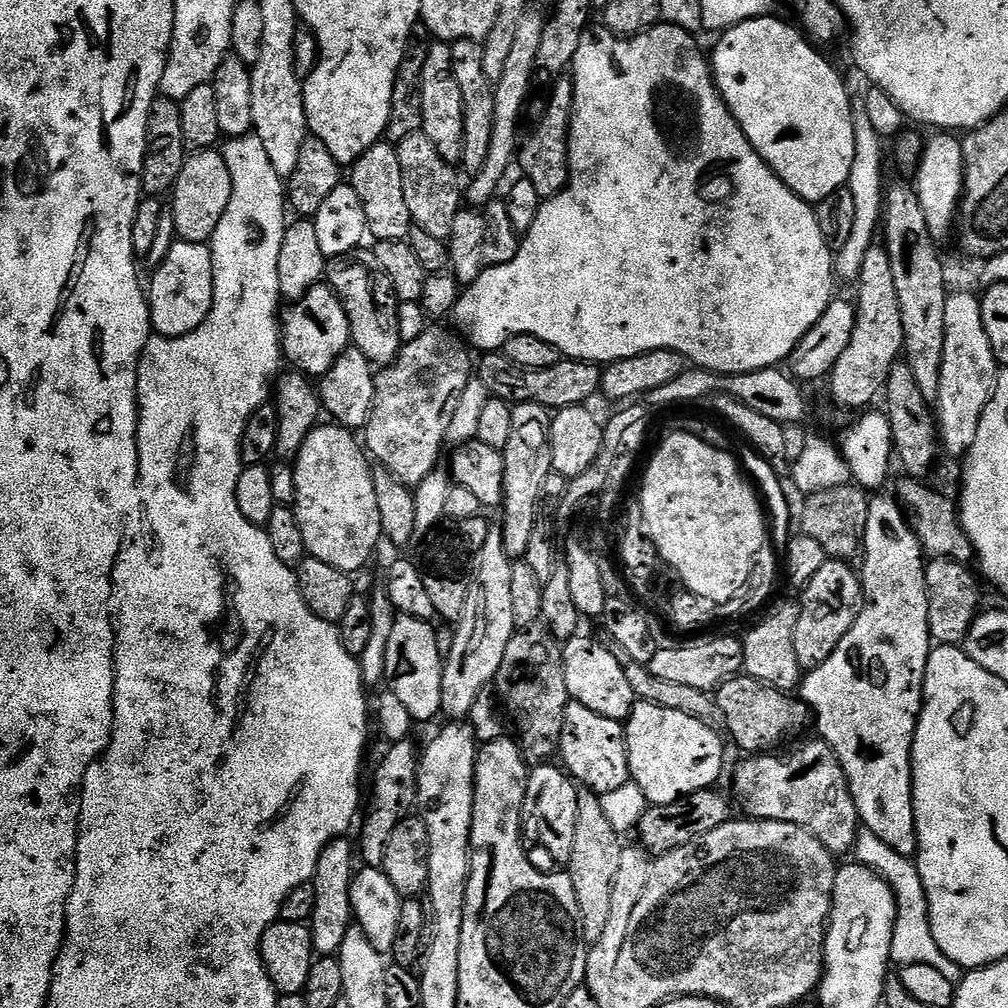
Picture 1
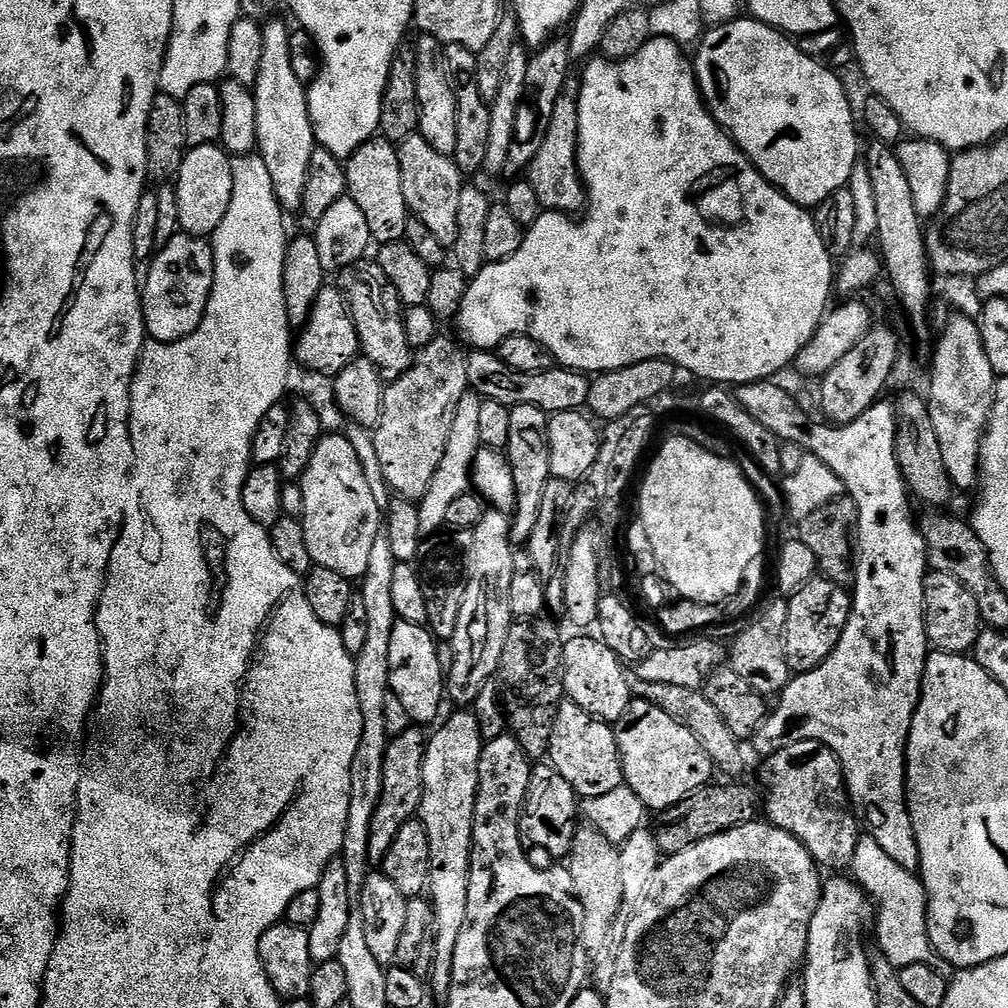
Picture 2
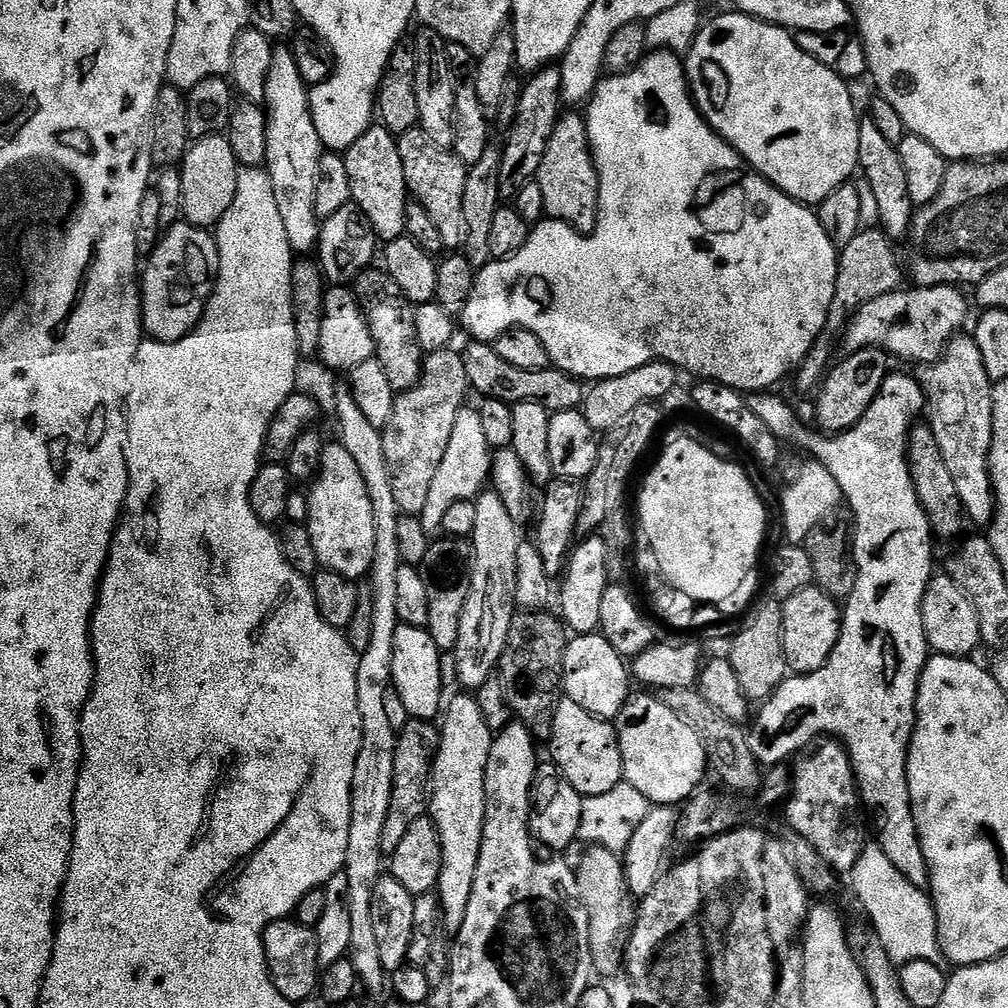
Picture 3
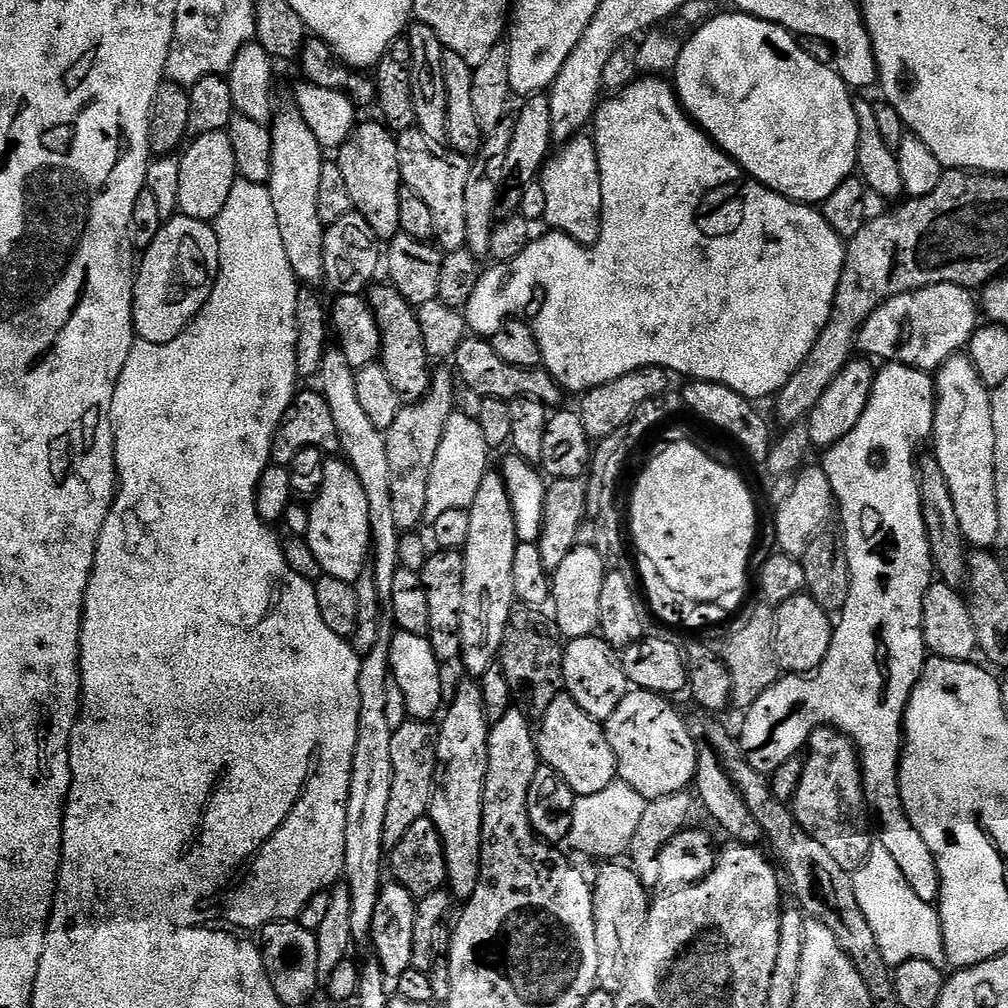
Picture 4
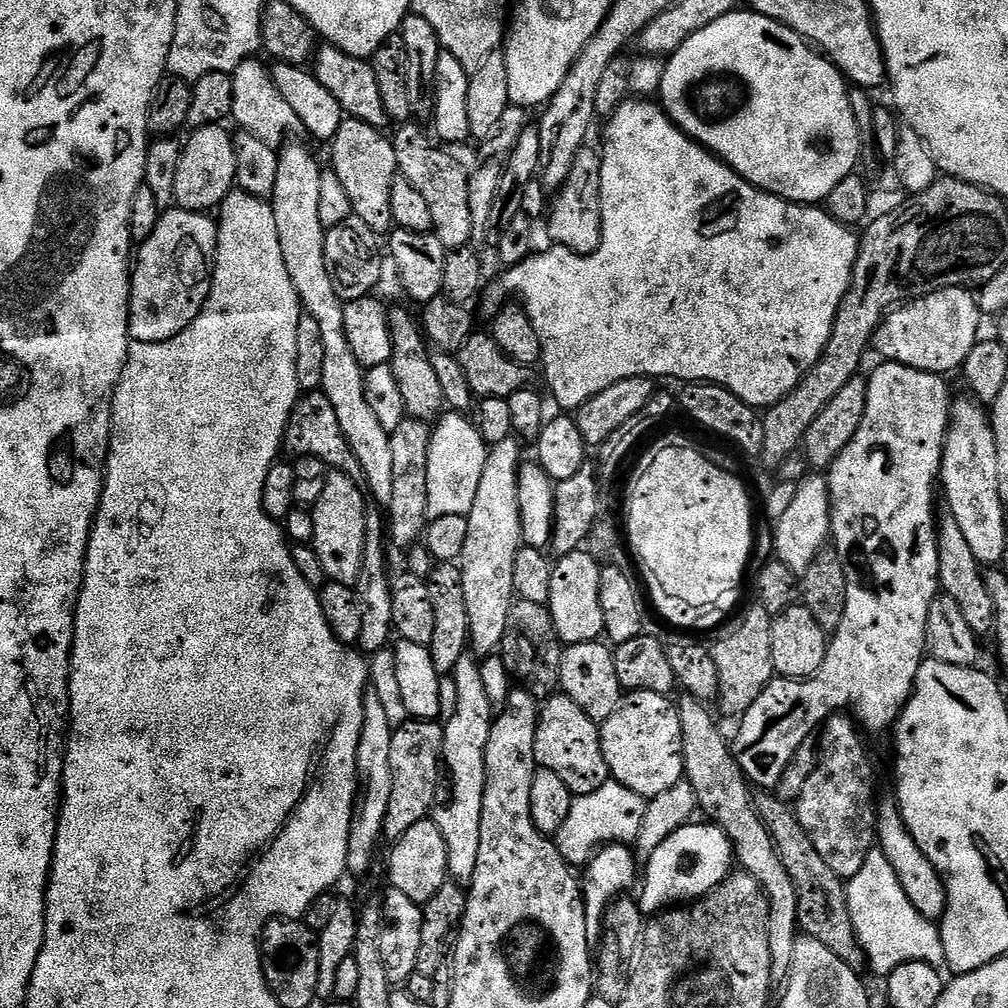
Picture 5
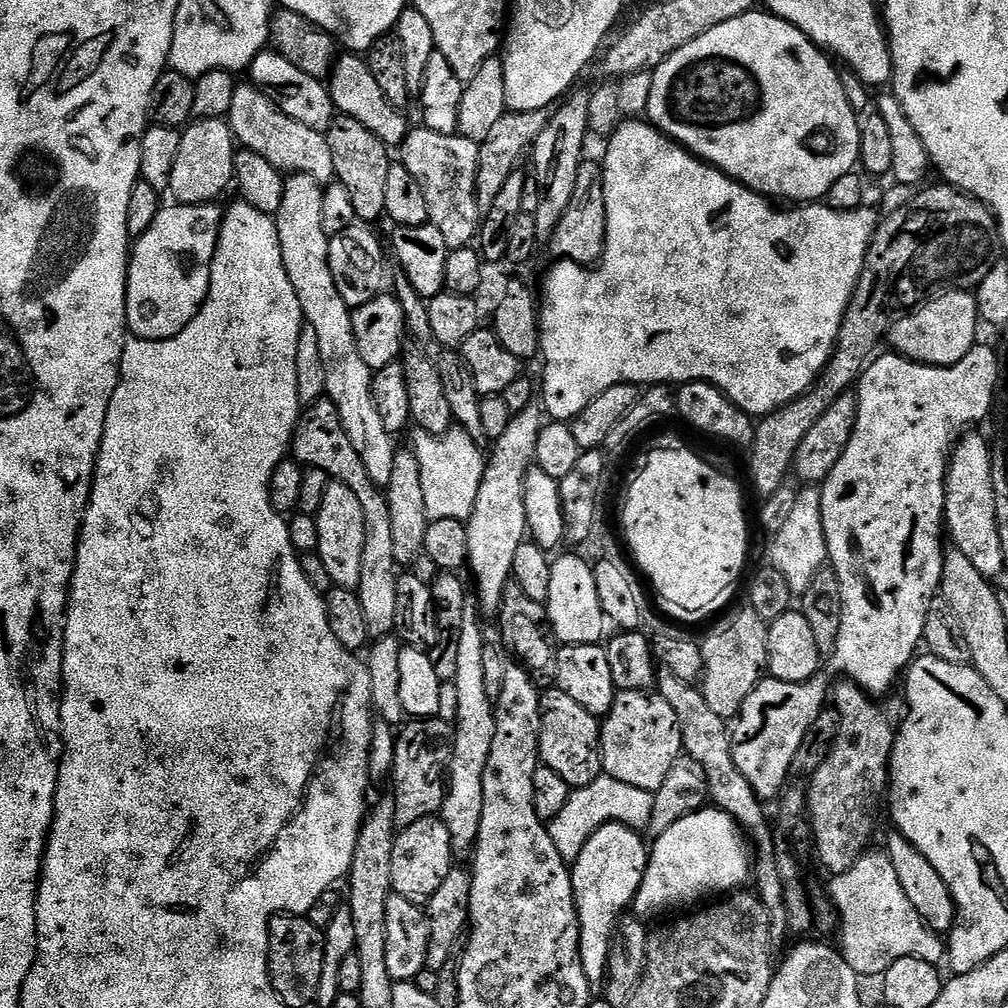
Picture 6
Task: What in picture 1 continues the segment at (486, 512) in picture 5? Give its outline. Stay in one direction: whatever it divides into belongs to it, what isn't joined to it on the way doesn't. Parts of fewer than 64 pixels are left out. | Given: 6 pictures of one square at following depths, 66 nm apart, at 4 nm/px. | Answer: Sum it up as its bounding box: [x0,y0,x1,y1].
[440,526,518,722]

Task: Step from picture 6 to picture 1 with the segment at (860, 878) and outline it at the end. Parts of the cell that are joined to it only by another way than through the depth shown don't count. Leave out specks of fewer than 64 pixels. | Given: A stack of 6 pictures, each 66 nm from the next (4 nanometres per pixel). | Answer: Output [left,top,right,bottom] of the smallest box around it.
[854,831,965,984]

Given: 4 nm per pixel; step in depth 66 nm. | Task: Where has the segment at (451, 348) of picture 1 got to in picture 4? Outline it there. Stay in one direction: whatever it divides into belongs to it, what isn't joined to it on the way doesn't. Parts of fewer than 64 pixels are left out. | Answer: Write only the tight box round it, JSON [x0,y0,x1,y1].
[386,366,458,530]

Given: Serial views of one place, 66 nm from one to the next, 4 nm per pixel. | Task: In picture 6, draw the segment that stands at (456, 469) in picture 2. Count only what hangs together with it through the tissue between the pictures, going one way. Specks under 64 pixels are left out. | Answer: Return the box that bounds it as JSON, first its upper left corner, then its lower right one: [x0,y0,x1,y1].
[411,426,486,521]

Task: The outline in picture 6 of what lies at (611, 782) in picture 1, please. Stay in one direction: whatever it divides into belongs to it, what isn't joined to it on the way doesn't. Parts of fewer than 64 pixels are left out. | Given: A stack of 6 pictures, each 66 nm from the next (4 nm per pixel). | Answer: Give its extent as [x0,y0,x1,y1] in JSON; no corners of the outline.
[540,686,604,789]

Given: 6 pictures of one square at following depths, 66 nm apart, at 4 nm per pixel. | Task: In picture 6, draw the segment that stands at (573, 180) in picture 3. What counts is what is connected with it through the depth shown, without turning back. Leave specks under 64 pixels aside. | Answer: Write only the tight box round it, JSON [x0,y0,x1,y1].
[550,158,606,266]

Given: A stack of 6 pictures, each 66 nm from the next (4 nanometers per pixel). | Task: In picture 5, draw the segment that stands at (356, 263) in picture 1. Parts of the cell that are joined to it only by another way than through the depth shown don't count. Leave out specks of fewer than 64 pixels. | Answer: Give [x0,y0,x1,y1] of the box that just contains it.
[388,306,446,421]

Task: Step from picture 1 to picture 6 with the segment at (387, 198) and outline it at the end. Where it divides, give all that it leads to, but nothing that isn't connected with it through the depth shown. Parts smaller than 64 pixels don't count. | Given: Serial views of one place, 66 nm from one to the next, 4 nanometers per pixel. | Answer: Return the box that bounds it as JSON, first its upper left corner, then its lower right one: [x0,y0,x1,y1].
[326,115,394,222]

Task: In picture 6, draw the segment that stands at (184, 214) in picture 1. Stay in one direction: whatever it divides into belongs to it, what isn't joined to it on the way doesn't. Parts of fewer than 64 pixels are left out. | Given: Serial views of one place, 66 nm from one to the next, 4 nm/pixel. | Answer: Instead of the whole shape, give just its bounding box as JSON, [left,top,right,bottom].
[170,120,238,204]

